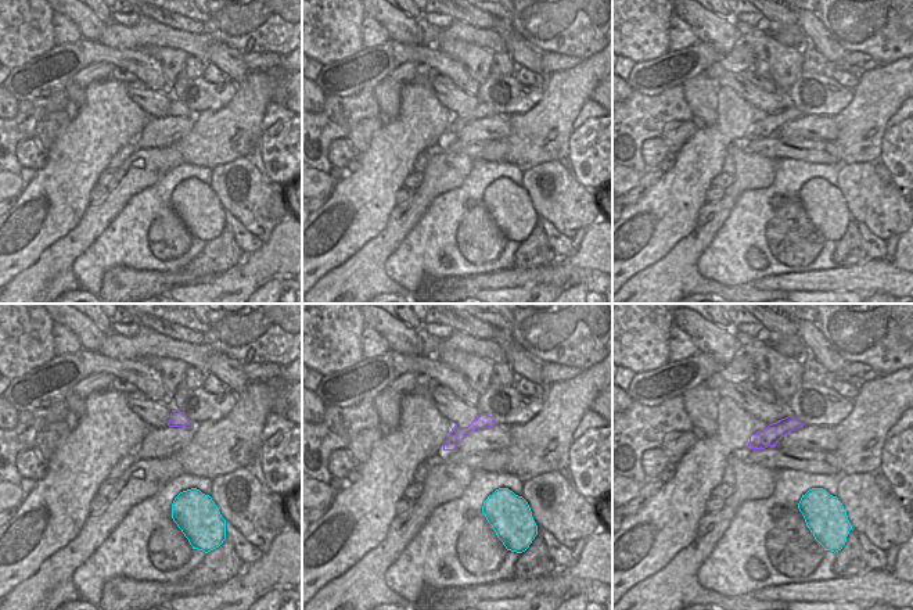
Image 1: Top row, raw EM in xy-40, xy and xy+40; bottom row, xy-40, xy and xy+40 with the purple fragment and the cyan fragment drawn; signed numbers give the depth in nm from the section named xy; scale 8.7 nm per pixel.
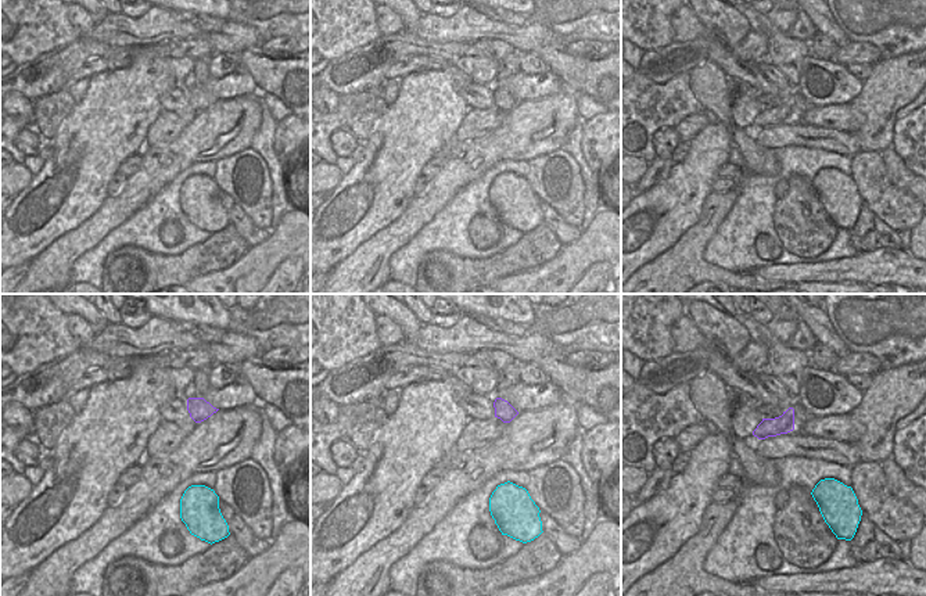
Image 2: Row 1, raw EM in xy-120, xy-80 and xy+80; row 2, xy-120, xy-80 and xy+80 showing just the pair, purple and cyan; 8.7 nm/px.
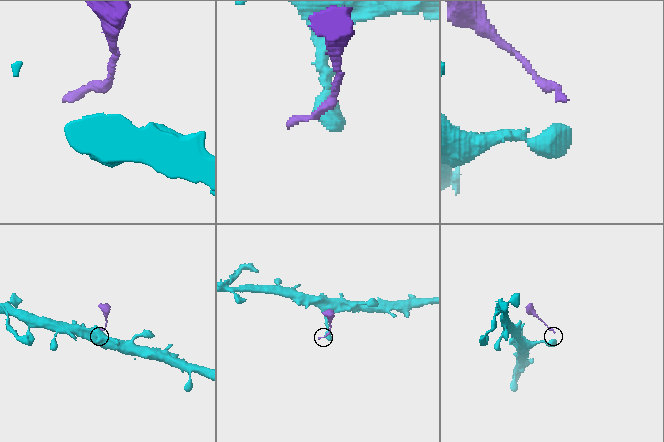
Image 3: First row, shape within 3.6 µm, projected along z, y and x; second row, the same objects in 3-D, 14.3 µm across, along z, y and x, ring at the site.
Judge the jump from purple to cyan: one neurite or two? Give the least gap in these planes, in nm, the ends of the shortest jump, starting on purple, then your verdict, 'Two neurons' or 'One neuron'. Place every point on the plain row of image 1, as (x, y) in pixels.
Distance 500 nm. Across: xy+40 (773, 135), (809, 179). Two neurons

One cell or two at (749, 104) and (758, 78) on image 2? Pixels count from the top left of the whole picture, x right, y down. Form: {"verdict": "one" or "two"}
{"verdict": "two"}

